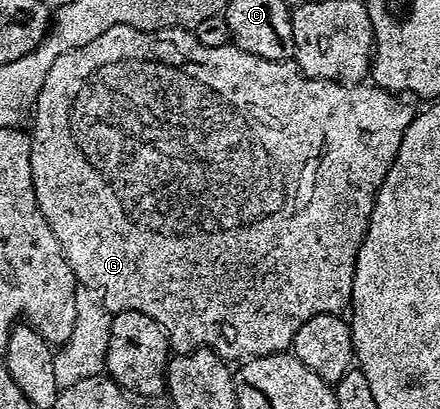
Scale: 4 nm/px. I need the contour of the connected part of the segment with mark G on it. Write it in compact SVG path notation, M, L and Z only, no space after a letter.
M120 24L119 26L111 26L111 30L103 30L103 34L99 34L99 38L95 38L95 42L87 42L87 46L69 48L67 54L59 54L59 58L55 58L51 70L47 70L47 78L43 78L43 90L39 90L35 111L32 113L32 116L34 115L33 128L31 127L29 141L31 178L35 186L37 201L43 210L43 218L47 218L78 285L93 292L107 311L112 314L119 312L147 314L147 318L156 322L169 337L169 346L174 353L194 352L196 348L212 348L226 362L234 362L233 360L241 362L246 358L290 351L297 327L302 320L310 320L319 314L341 314L344 313L344 308L346 311L350 307L353 299L355 262L359 254L359 246L367 234L367 226L371 218L371 210L375 206L377 191L381 188L383 178L387 178L387 170L391 170L391 162L395 162L395 154L399 154L399 142L403 142L403 134L415 115L415 108L404 104L401 100L404 99L400 95L386 92L384 88L376 87L369 82L336 84L330 80L313 80L302 72L296 59L293 58L269 61L267 58L256 57L255 54L249 54L246 50L237 48L232 42L218 48L203 46L203 42L199 42L199 38L195 38L188 28L157 28L153 32L148 32L142 28Z

